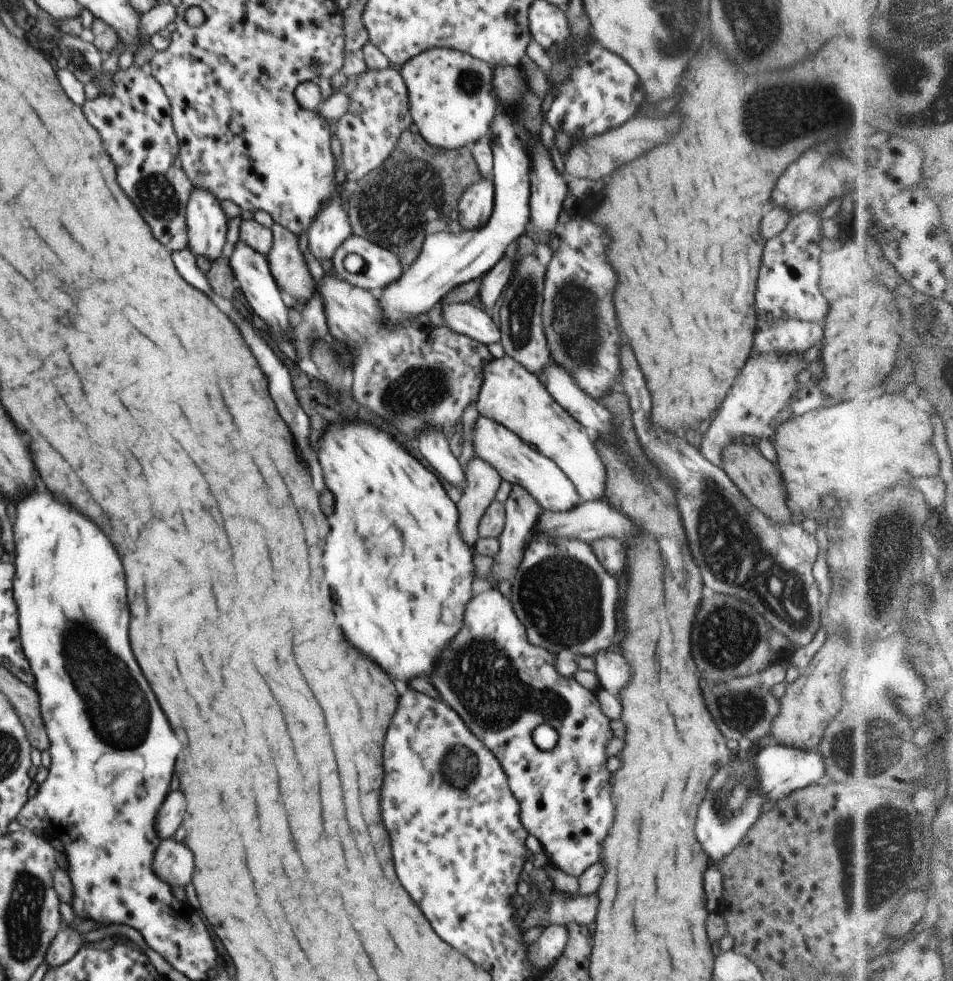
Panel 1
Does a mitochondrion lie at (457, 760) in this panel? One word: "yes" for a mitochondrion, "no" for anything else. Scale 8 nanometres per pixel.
yes

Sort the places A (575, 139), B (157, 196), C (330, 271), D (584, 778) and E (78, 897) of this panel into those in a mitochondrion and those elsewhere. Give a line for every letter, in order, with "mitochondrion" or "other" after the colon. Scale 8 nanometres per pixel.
A: other
B: mitochondrion
C: other
D: other
E: other

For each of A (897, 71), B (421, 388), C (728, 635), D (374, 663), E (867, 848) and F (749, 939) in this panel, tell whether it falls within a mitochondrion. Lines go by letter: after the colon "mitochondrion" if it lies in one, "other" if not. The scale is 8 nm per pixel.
A: mitochondrion
B: mitochondrion
C: mitochondrion
D: other
E: mitochondrion
F: other

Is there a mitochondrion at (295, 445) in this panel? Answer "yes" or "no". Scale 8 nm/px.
no

